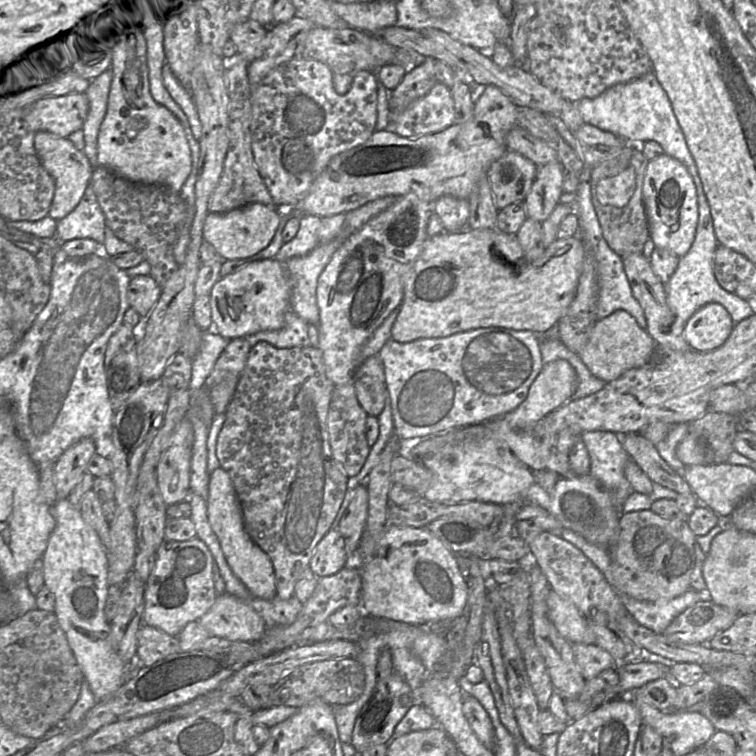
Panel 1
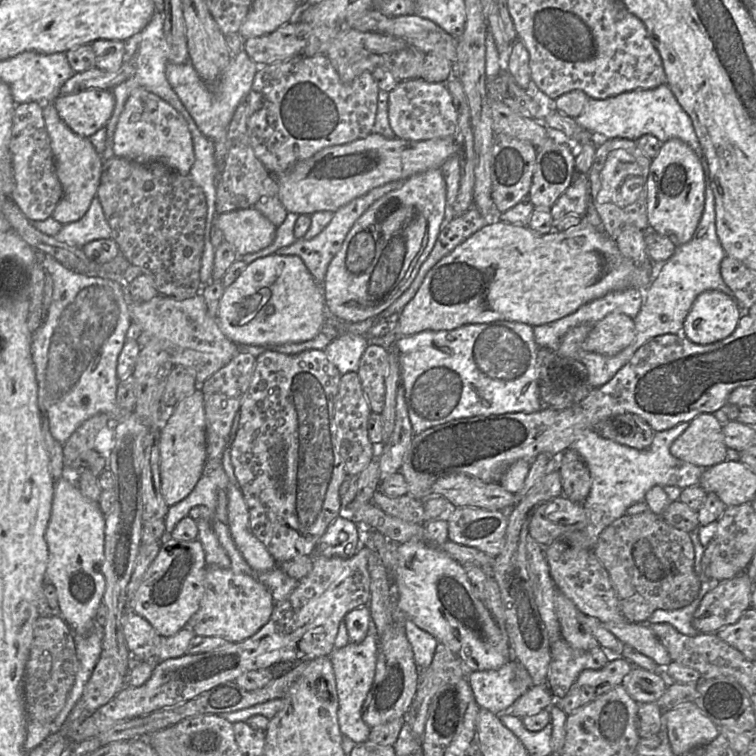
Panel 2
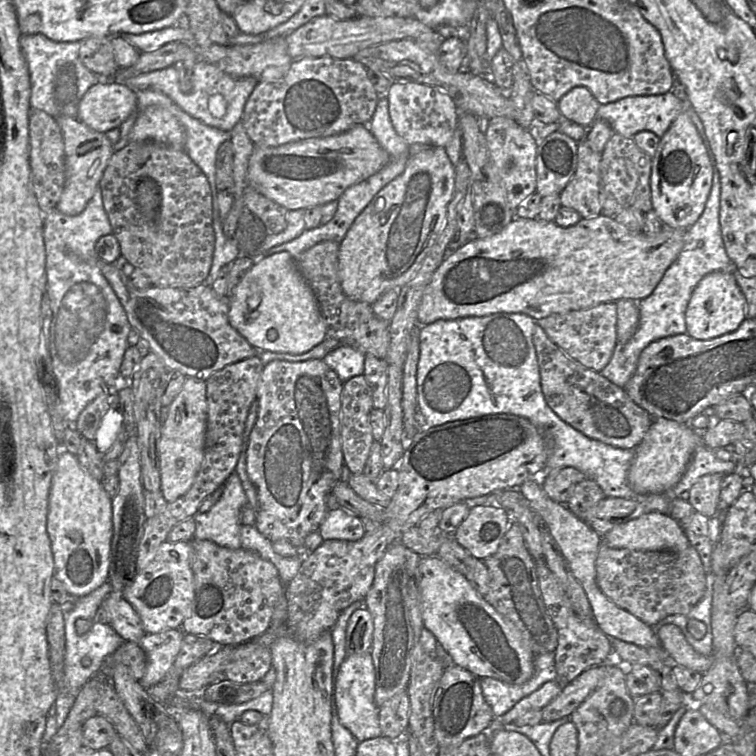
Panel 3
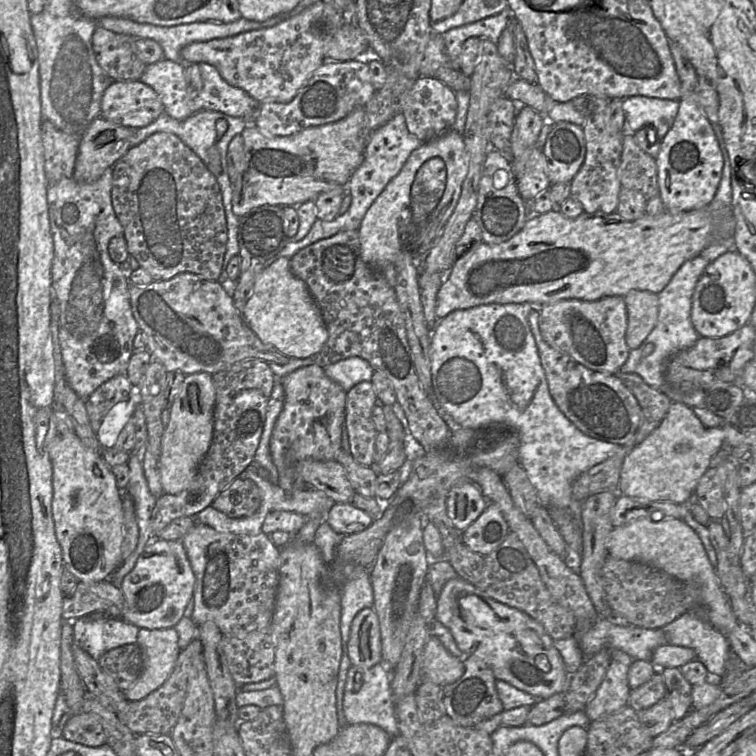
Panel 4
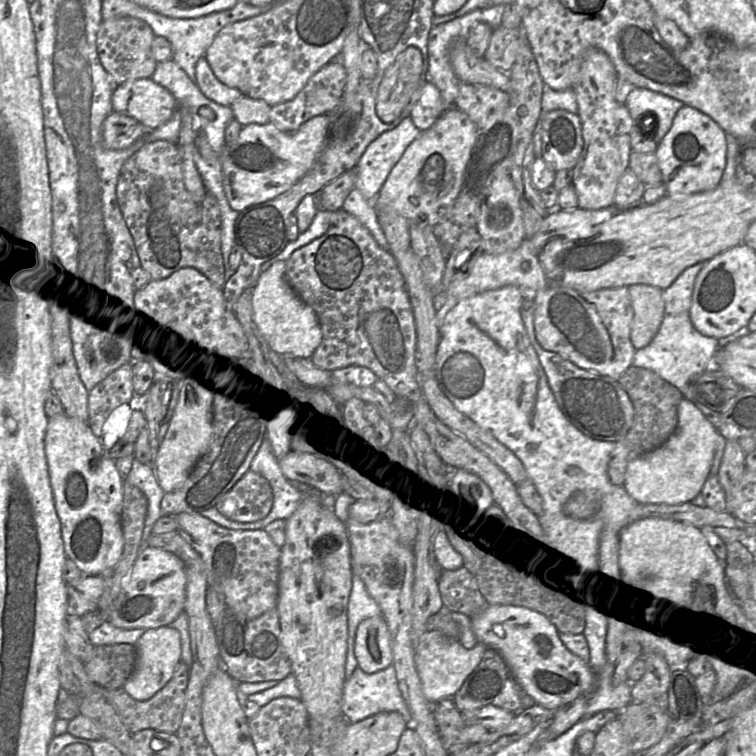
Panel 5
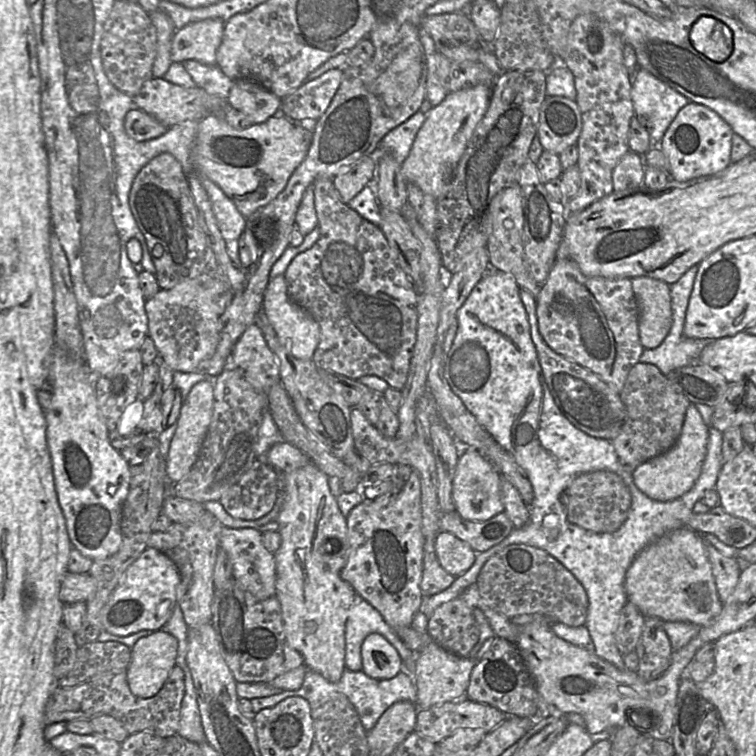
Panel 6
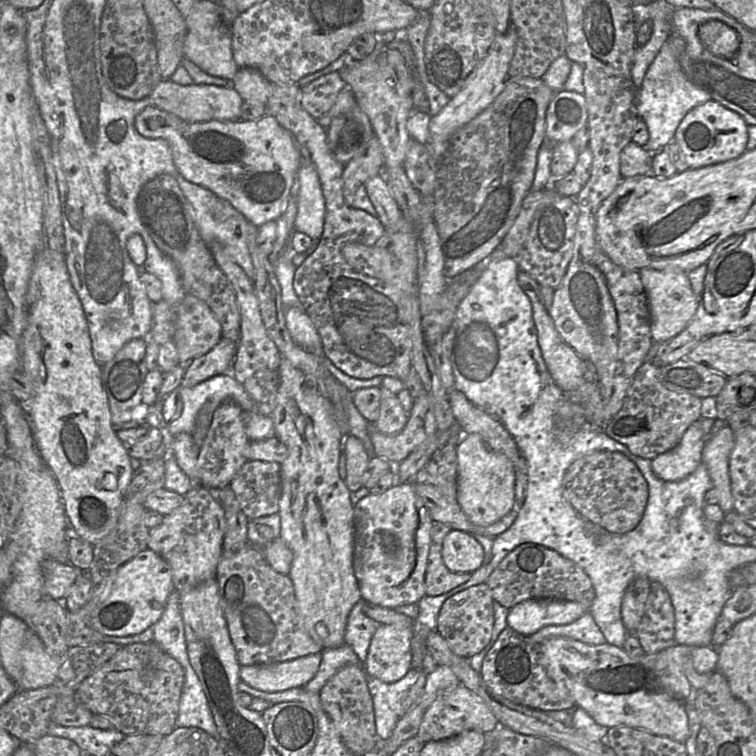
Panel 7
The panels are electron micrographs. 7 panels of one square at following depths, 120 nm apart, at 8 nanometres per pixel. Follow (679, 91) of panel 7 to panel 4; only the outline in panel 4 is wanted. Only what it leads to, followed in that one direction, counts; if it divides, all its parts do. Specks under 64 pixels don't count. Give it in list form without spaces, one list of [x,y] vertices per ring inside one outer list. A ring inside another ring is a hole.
[[[642,95],[623,100],[625,121],[623,134],[633,135],[639,129],[651,127],[663,139],[671,129],[679,111],[679,101]]]

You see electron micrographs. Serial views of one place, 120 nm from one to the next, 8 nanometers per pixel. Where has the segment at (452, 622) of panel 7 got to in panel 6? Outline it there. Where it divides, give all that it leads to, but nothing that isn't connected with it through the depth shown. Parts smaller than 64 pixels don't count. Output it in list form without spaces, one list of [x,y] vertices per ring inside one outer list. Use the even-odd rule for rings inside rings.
[[[459,597],[441,604],[433,612],[428,619],[427,633],[439,645],[465,657],[469,657],[479,640],[473,608]]]

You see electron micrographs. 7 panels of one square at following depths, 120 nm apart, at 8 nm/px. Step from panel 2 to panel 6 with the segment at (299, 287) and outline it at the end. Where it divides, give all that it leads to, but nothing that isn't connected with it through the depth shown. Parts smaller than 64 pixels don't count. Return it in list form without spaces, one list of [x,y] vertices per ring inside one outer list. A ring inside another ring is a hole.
[[[284,275],[270,278],[264,292],[262,309],[287,350],[298,359],[312,359],[320,341],[320,327],[309,312],[290,298]]]

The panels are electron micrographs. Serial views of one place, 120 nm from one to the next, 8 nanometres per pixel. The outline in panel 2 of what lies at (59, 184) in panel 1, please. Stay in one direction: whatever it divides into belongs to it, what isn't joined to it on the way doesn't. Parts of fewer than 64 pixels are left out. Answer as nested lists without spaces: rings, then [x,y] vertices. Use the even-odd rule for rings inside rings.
[[[45,103],[43,116],[54,156],[57,177],[63,187],[63,196],[52,213],[62,225],[78,221],[89,209],[100,183],[104,160],[89,138],[73,132],[60,118],[52,103]]]

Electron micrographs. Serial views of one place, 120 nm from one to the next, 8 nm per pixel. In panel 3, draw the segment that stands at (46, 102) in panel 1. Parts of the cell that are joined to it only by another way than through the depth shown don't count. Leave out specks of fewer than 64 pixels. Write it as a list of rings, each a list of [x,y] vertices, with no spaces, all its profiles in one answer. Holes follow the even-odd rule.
[[[113,80],[101,81],[84,94],[78,105],[77,119],[96,132],[106,133],[120,125],[137,110],[136,91]]]

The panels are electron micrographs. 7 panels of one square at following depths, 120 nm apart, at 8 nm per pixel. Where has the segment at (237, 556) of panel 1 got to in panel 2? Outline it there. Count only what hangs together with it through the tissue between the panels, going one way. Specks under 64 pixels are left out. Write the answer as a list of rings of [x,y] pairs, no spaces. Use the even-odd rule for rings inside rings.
[[[229,481],[226,489],[228,498],[228,526],[231,536],[248,565],[257,571],[267,571],[277,564],[264,544],[252,533],[249,521],[249,510],[239,485]]]

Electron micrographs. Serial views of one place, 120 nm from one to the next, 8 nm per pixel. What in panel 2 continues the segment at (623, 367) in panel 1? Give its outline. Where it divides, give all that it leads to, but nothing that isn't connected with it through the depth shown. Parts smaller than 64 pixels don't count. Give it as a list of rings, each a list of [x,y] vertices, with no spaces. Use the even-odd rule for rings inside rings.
[[[613,312],[593,325],[583,343],[583,349],[586,352],[614,356],[629,346],[634,337],[633,319]]]

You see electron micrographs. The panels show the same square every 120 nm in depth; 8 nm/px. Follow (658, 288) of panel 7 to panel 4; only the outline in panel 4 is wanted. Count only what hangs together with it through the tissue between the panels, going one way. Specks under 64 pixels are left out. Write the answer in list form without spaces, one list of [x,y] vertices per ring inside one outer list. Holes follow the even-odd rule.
[[[631,290],[624,296],[628,326],[626,343],[630,350],[639,348],[657,324],[659,312],[658,294]]]

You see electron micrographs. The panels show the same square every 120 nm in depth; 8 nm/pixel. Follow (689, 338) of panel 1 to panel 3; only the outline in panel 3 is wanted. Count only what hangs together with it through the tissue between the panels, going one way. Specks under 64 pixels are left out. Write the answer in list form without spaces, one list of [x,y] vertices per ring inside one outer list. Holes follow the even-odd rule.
[[[732,271],[712,272],[702,278],[688,303],[685,321],[686,334],[697,340],[710,340],[739,328],[746,318],[747,302]]]

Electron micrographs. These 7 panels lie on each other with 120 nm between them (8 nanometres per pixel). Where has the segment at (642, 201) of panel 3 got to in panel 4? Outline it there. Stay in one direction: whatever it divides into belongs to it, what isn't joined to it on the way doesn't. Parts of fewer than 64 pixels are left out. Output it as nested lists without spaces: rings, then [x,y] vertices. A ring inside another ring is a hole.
[[[623,134],[619,166],[621,187],[642,193],[647,200],[659,195],[656,158],[643,151],[633,135]]]

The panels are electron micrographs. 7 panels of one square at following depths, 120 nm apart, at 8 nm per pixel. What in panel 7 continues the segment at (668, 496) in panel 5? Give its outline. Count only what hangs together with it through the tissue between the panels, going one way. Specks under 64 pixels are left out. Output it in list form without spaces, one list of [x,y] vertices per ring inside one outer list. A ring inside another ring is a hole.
[[[699,419],[687,428],[676,447],[652,460],[654,474],[665,482],[686,478],[701,464],[705,443],[706,436]]]

